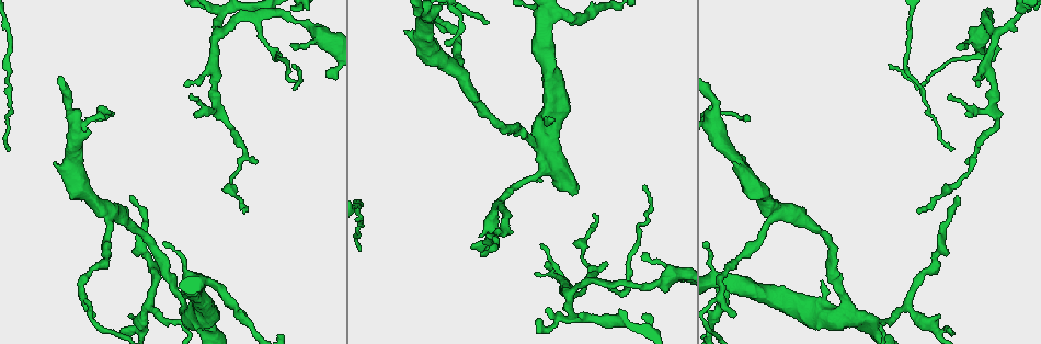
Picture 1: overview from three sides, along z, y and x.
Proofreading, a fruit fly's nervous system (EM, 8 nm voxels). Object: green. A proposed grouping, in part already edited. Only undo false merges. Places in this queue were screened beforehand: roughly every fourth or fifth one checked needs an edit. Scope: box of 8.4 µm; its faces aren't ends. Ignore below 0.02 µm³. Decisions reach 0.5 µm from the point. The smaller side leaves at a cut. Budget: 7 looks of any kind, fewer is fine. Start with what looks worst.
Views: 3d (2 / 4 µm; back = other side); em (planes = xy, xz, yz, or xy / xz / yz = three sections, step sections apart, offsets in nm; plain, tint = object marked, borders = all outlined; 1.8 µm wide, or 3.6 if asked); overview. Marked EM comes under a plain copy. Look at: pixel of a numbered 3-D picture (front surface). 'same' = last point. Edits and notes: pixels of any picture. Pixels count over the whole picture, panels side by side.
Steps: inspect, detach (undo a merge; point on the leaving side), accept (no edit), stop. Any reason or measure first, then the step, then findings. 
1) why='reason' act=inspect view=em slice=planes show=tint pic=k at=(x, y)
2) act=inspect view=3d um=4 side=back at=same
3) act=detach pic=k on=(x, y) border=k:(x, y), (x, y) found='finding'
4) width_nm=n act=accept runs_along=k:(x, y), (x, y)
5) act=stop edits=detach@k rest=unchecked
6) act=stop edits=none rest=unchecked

why='four arms meet' act=inspect view=3d um=4 pic=1 at=(836, 317)

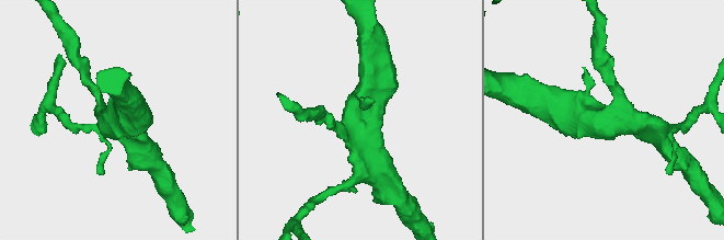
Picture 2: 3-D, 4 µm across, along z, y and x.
act=inspect view=em um=3.6 slice=xz step=8 show=tint pic=2 at=(109, 124)

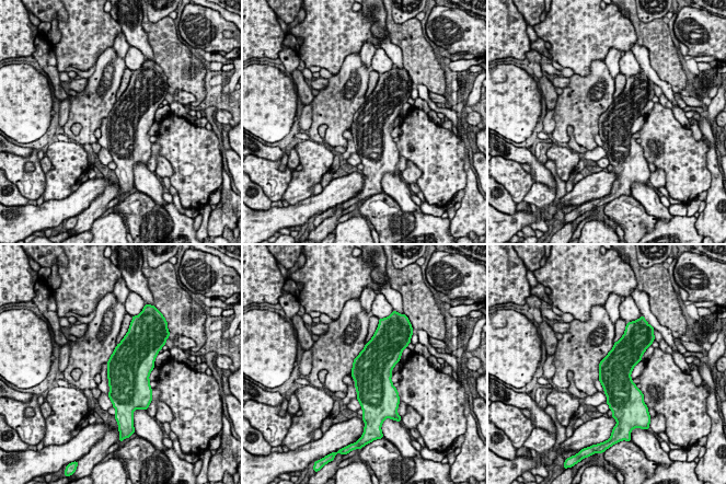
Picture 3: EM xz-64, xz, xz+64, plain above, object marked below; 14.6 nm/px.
act=inspect view=em um=3.6 slice=planes show=tint at=same

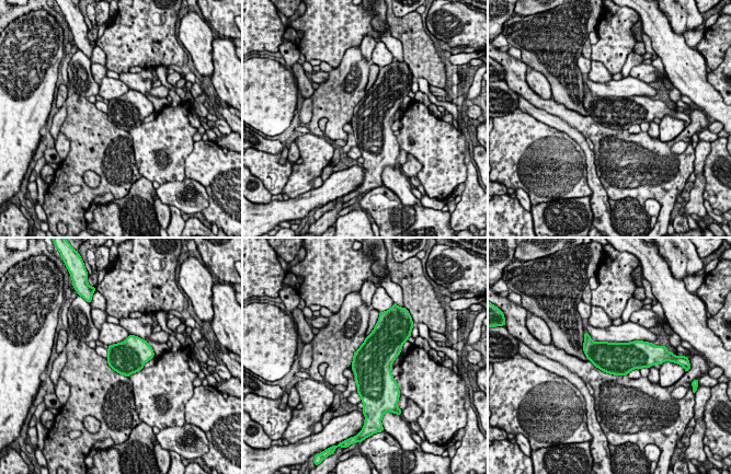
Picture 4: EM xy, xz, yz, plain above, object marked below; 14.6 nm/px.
width_nm=480 act=accept found='continuous, no second cell'

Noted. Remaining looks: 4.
why='a fork' act=inspect view=3d um=4 pic=1 at=(1019, 13)

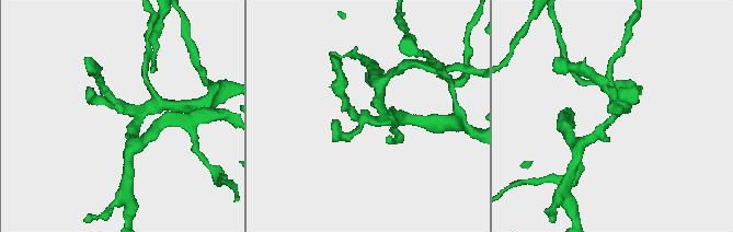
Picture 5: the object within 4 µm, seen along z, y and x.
arms=4 act=inspect view=em slice=xz step=4 show=tint pic=5 at=(383, 113)

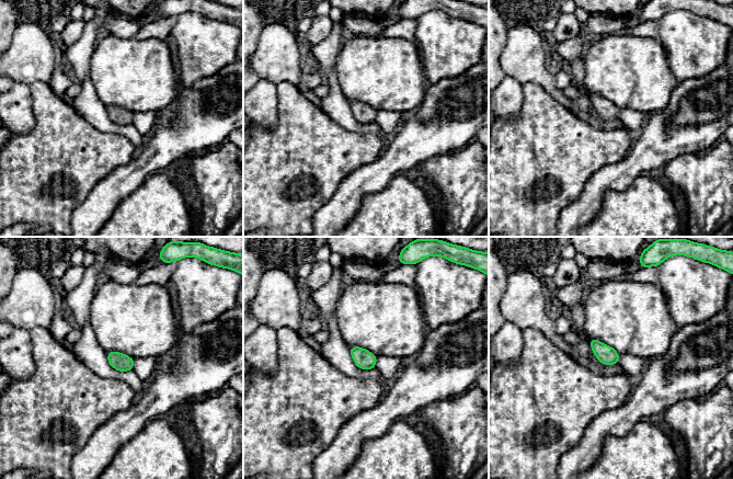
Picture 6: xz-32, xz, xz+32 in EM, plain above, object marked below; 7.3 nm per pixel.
why='another direction' act=inspect view=em slice=planes show=tint at=same

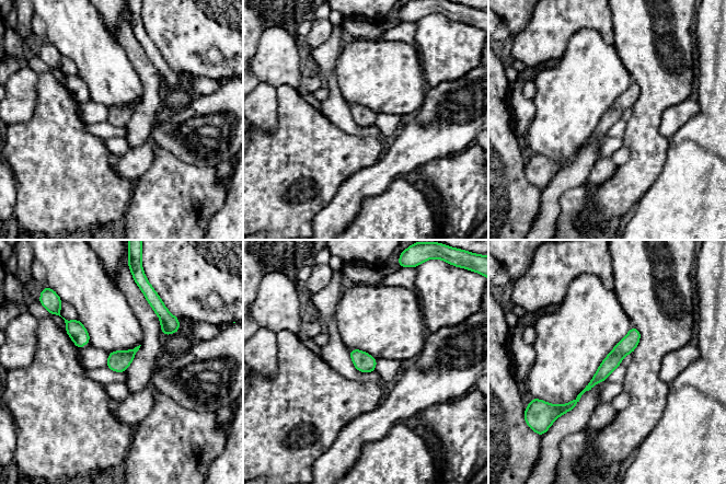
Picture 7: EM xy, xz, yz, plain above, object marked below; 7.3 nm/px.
act=accept runs_along=7:(634, 331), (631, 341), (603, 371), (564, 407) found='one cell here'

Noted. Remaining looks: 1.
why='calibre changes' act=inspect view=em slice=planes show=tint pic=1 at=(307, 28)

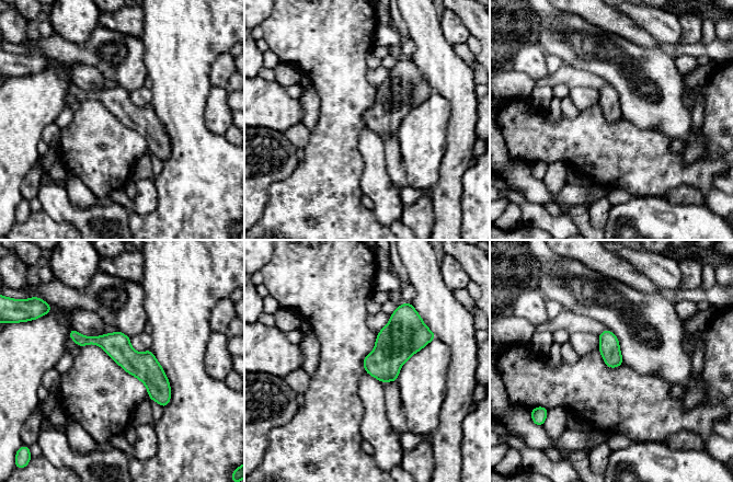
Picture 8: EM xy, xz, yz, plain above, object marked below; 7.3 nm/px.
act=accept runs_along=8:(72, 332), (114, 344), (165, 401) found='all the same cell'

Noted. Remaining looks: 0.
act=stop edits=none rest=unchecked

